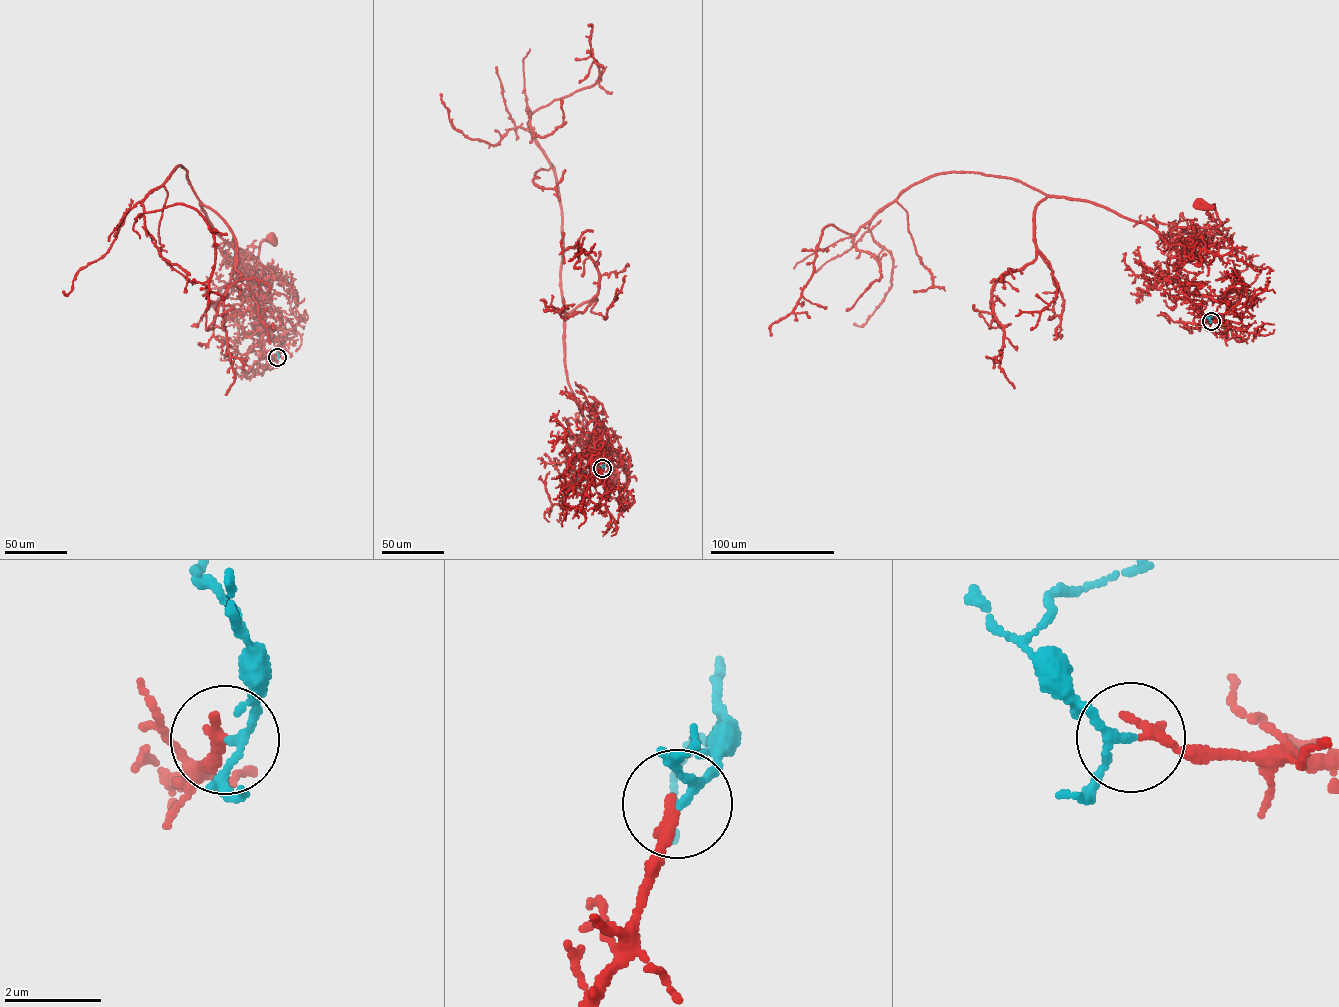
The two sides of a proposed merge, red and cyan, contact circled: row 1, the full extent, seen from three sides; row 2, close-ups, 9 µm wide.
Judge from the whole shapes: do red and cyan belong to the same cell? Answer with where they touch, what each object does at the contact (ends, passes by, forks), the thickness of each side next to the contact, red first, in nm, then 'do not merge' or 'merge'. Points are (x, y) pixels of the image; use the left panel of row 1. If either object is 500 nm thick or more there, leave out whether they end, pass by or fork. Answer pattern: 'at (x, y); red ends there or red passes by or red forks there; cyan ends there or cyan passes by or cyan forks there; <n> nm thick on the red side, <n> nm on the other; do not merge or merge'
at (277, 357); red ends there; cyan passes by; 240 nm thick on the red side, 140 nm on the other; merge

